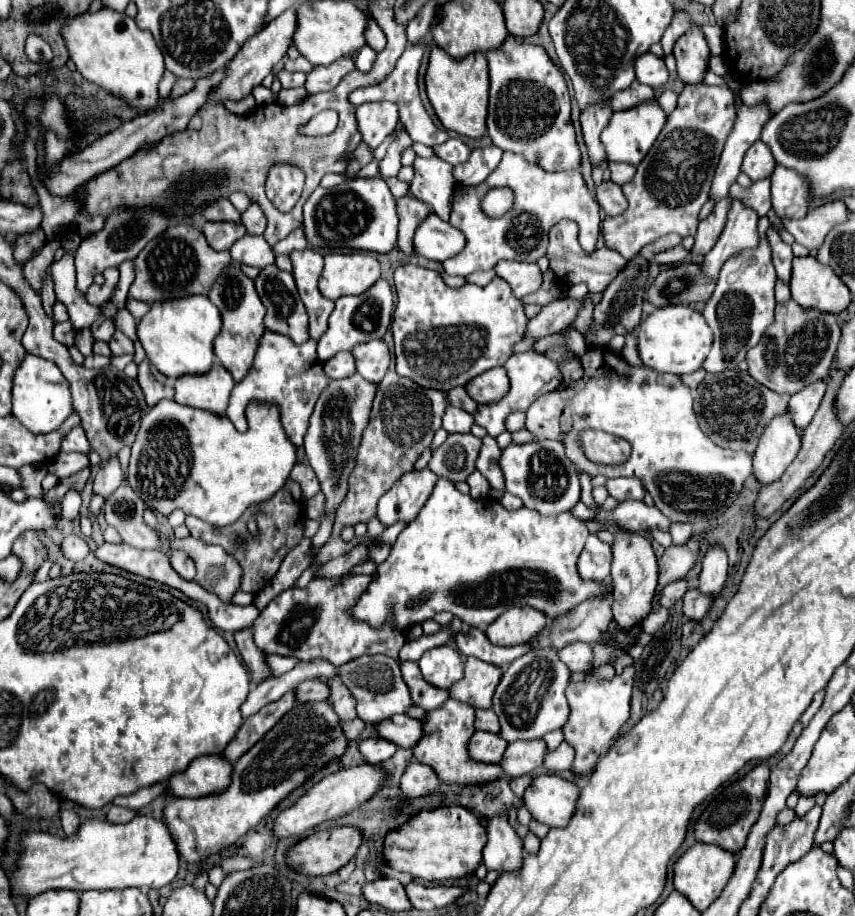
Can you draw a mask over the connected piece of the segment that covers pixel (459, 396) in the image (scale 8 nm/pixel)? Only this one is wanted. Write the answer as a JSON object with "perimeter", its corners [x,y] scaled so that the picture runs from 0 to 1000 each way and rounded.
{"perimeter":[[[535,422],[535,425],[525,427],[525,438],[527,438],[527,442],[535,442],[535,444],[544,447],[546,451],[558,449],[558,440],[553,440],[553,436],[549,433],[544,422]]]}

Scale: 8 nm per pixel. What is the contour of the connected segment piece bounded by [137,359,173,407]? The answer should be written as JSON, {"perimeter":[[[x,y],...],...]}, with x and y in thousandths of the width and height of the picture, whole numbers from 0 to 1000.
{"perimeter":[[[167,392],[163,396],[163,409],[160,416],[170,429],[170,438],[174,444],[179,444],[181,440],[186,440],[188,436],[202,436],[202,427],[193,427],[193,422],[179,412],[177,403],[174,403],[174,394]]]}

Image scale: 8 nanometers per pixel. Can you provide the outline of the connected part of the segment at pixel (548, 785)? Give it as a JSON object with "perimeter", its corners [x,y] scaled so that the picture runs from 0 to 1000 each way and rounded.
{"perimeter":[[[649,844],[630,846],[612,866],[621,892],[640,903],[661,903],[673,885],[677,859]]]}

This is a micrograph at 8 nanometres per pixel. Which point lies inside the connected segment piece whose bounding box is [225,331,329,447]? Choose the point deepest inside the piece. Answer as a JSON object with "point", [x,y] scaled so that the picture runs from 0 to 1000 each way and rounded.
{"point":[326,407]}

